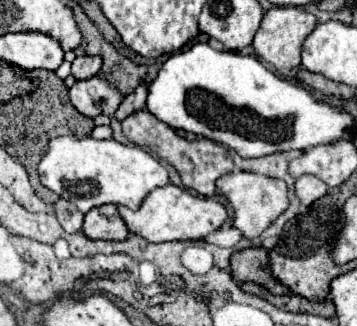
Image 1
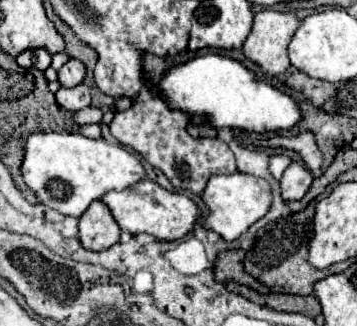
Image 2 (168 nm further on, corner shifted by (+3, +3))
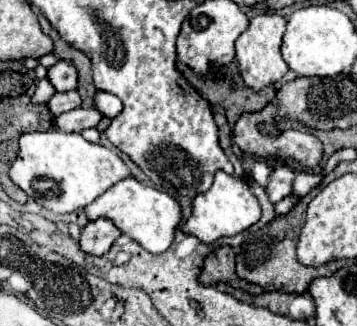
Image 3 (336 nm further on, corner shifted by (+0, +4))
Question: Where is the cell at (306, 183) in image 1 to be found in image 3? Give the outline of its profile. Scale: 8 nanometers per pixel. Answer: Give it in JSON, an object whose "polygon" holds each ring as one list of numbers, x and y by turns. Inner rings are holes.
{"polygon":[[280,166,272,172,268,184,266,184,266,196,270,202,280,202,282,198,290,196,292,192,292,180,296,176,296,170,290,166]]}

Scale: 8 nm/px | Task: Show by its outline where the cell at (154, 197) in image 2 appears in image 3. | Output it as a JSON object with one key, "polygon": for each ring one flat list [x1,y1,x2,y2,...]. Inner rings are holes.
{"polygon":[[130,176,130,178,116,182,102,196,98,196,92,204,88,204,84,208,84,214,88,216,88,220,108,218,110,222,114,222,114,226,122,234,130,236,144,250,152,254,162,254,170,248,174,240,174,232,178,230,182,210,180,210,180,204,174,198,170,198,166,192,160,192,153,186,144,186,136,178]]}

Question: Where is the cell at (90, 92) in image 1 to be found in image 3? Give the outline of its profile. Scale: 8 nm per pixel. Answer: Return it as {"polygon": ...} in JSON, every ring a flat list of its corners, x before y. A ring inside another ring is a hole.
{"polygon":[[70,90,70,92,56,92,50,102,48,102,48,108,52,114,62,114,62,112,68,112,68,110,74,110,82,104,80,96,76,90]]}

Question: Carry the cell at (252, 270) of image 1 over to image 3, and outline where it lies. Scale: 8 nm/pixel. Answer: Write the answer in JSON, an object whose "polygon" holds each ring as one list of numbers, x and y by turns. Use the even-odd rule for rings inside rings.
{"polygon":[[220,246,216,250,212,250,206,260,204,260,204,266,200,270,200,284,204,286,210,286,210,284,216,284,216,282,228,282,232,284,234,288,242,288,250,294,262,294,264,290,256,284,250,284,246,280,240,280,236,276,236,270,234,270,234,250,230,246]]}

